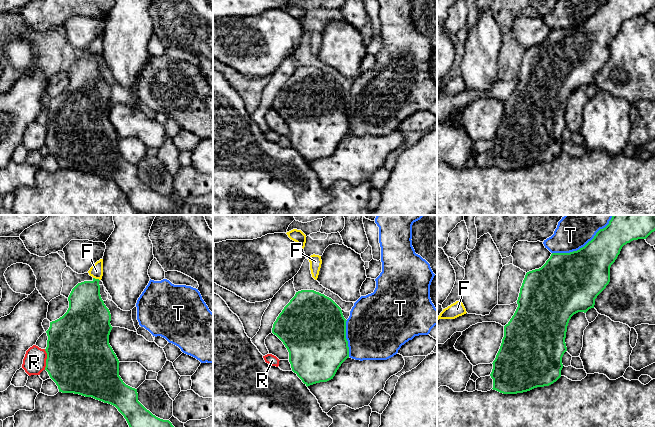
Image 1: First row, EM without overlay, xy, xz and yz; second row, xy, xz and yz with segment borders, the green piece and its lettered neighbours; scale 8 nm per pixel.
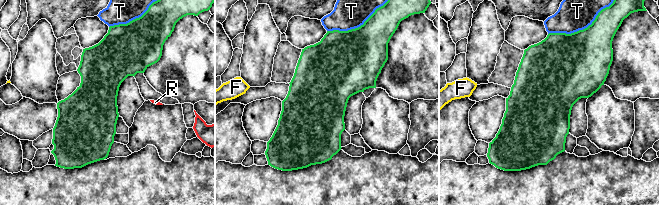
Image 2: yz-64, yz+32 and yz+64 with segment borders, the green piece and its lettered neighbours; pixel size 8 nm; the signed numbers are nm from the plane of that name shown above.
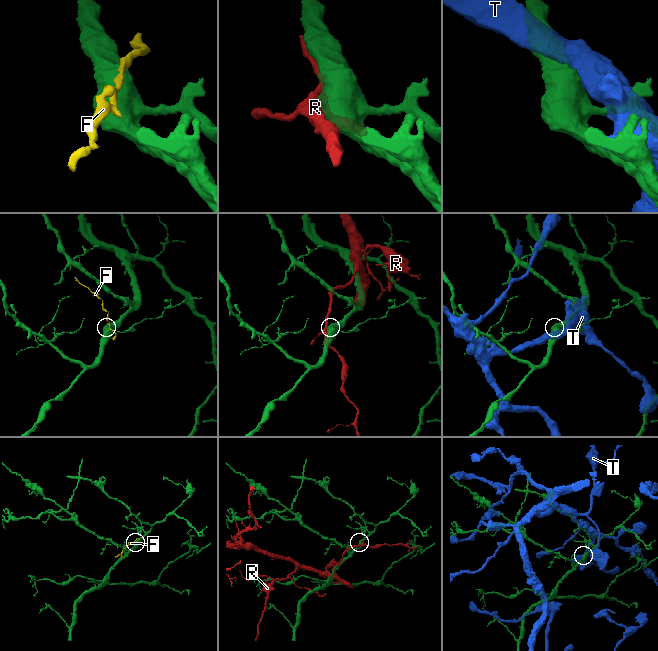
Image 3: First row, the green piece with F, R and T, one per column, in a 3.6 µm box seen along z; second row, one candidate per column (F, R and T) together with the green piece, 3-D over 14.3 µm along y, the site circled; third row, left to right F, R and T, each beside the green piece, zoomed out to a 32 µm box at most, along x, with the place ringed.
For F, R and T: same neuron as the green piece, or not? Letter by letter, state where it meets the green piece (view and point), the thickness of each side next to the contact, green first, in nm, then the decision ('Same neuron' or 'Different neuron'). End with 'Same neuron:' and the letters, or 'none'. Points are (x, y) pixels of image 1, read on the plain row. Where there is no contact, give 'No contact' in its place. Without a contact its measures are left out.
F: Touches green at xy (96, 55). Thickness 280 nm (green) against 110 nm. Different neuron
R: Touches green at xy (46, 135). Thickness 500 nm (green) against 190 nm. Different neuron
T: Touches green at yz (580, 24). Thickness 440 nm (green) against 220 nm. Different neuron
Same neuron: none

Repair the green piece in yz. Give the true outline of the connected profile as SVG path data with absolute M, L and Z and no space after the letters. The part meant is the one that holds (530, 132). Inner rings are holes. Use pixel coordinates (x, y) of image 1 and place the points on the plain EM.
M608 0L584 23L570 29L552 29L539 45L526 49L517 76L518 83L504 102L504 113L490 150L493 166L517 170L549 162L561 153L565 114L571 93L594 84L595 75L610 58L610 43L624 21L646 15L655 0Z

